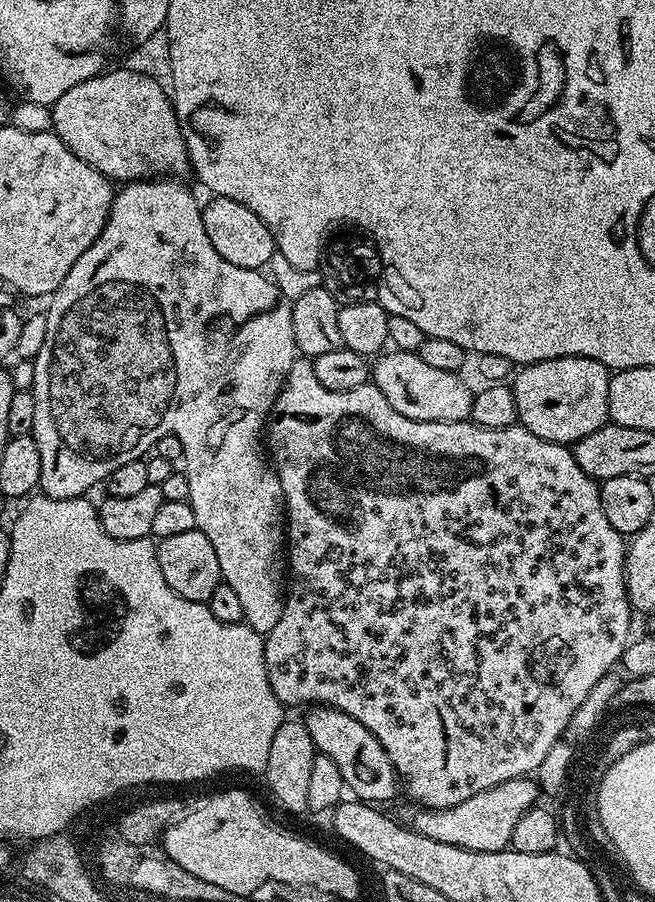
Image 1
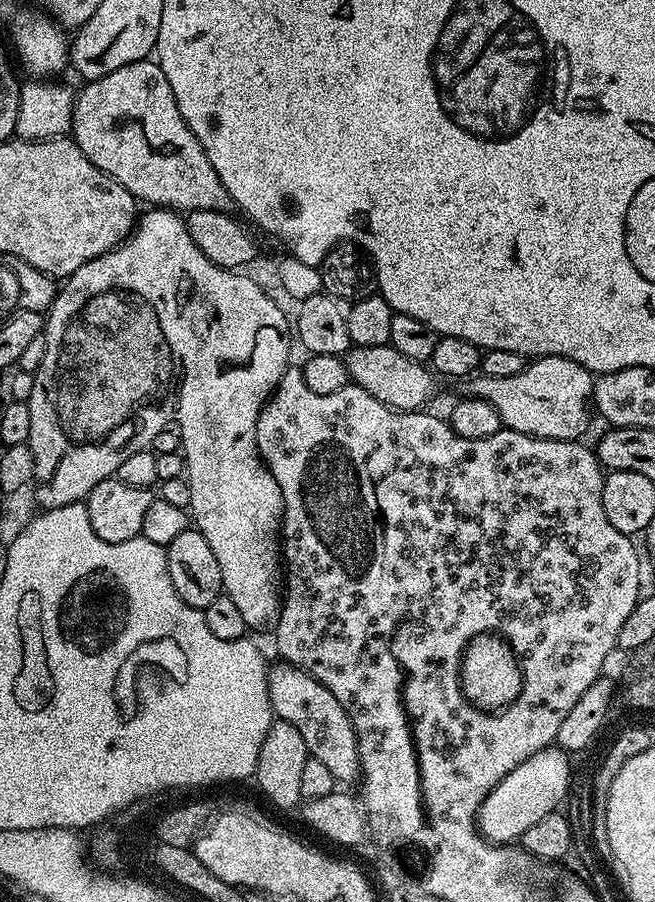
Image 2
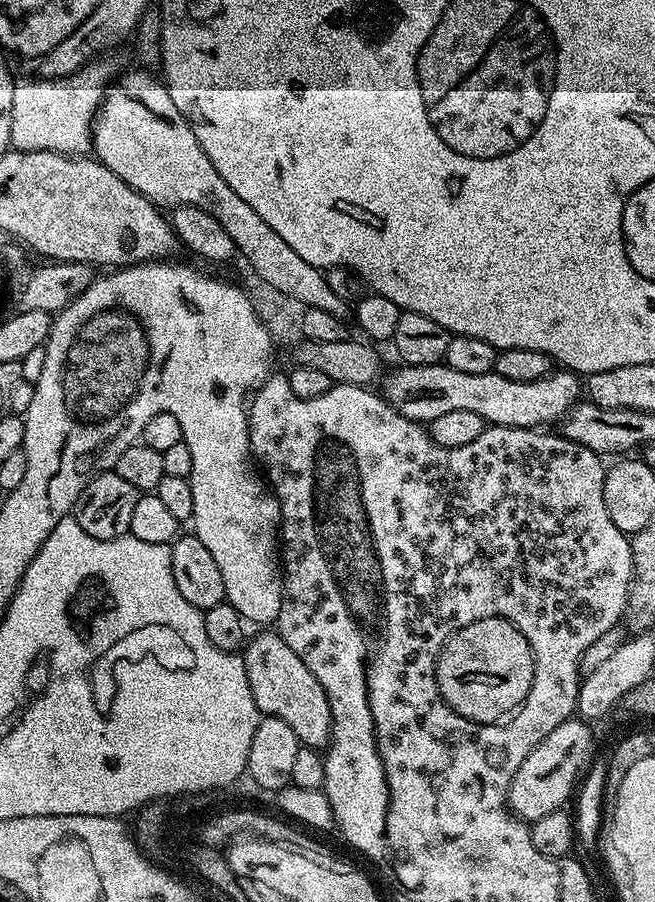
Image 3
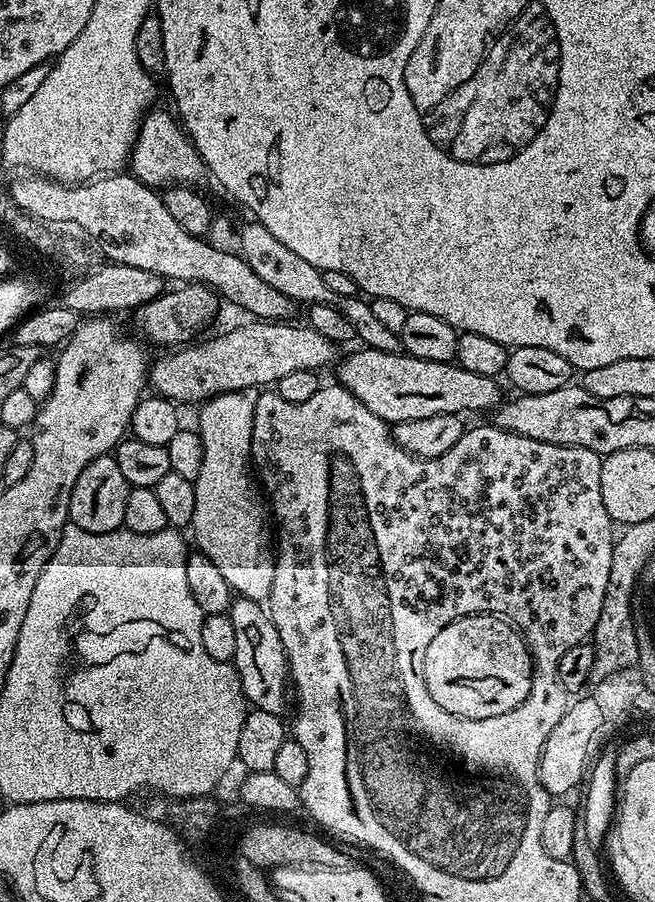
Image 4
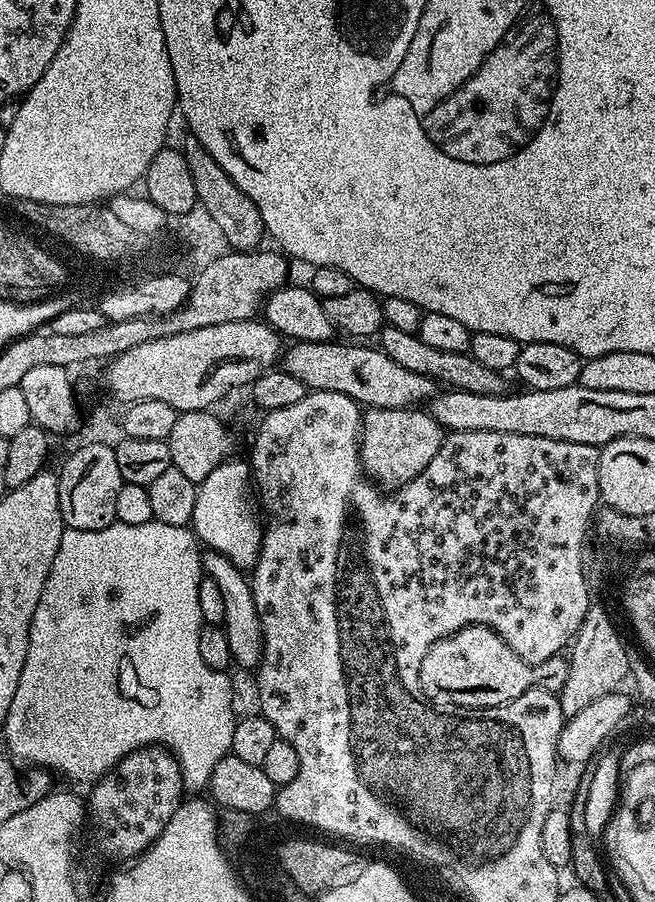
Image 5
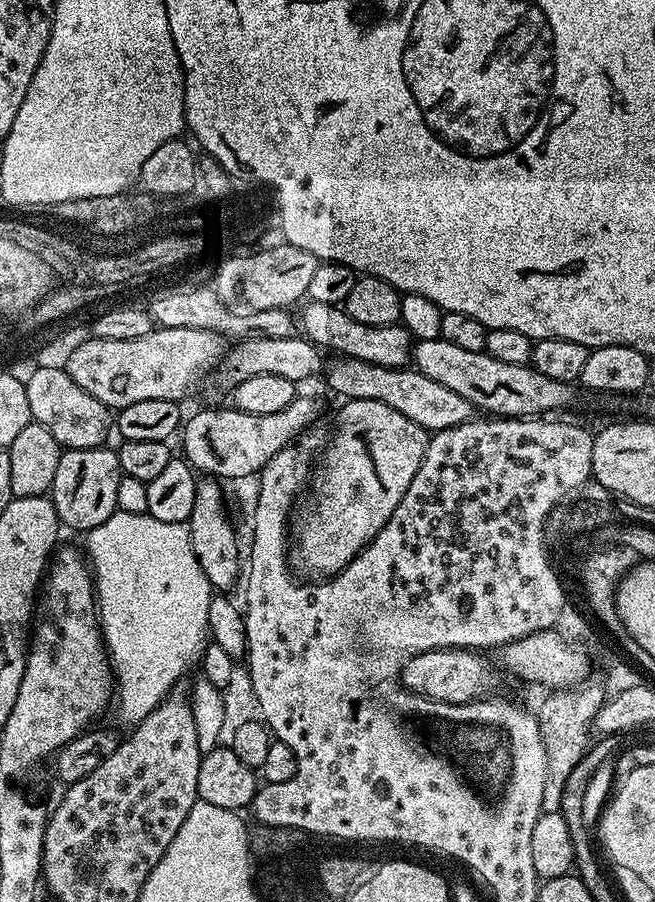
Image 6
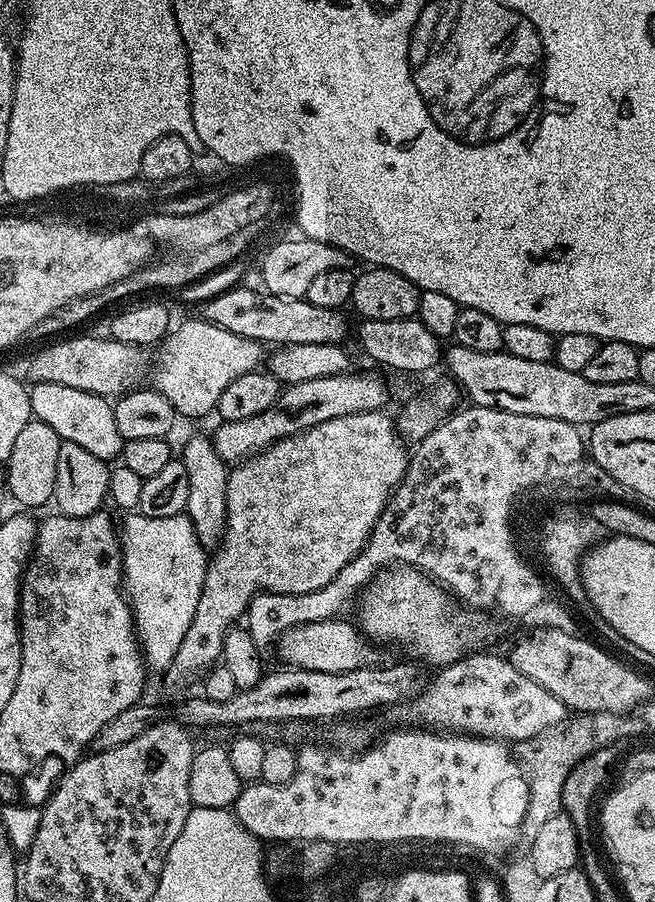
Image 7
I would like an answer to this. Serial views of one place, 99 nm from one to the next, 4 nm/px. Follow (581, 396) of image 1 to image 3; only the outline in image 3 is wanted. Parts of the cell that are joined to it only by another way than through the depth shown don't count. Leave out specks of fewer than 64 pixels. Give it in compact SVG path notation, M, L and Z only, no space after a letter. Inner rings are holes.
M441 362L430 366L396 366L387 376L388 373L382 380L384 399L394 410L398 410L400 415L417 422L430 422L441 414L450 414L450 410L470 410L470 414L478 414L488 426L539 429L541 426L552 426L548 424L554 423L555 420L556 423L563 421L582 396L581 377L567 370L553 370L548 375L538 378L538 382L510 382L510 378L502 378L495 370L486 374L462 374L449 364Z

